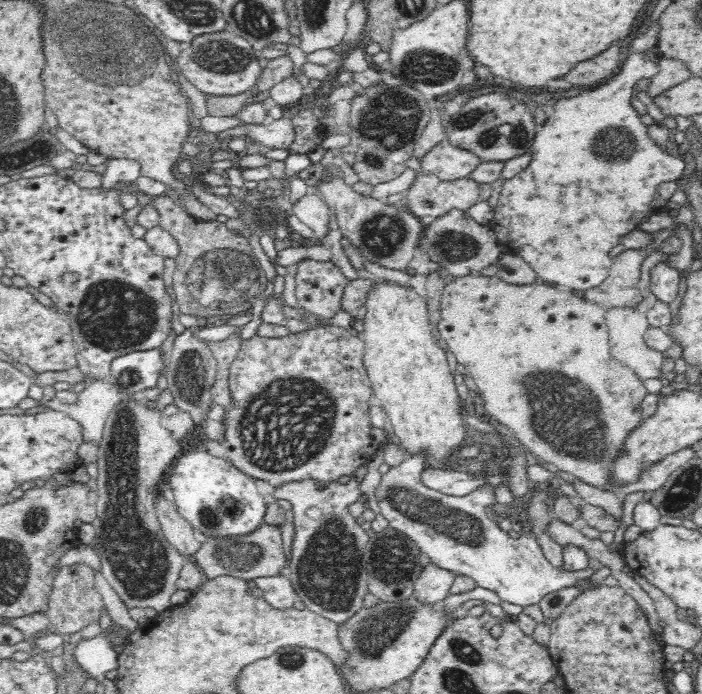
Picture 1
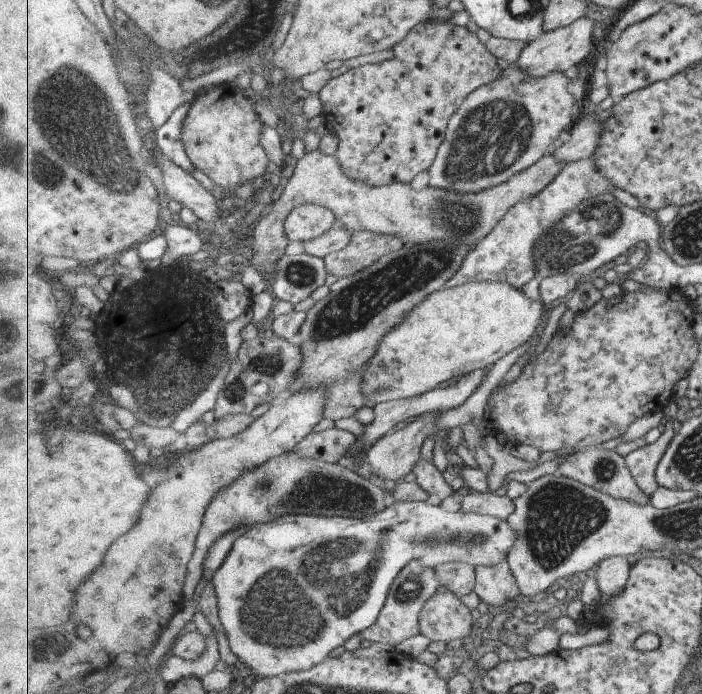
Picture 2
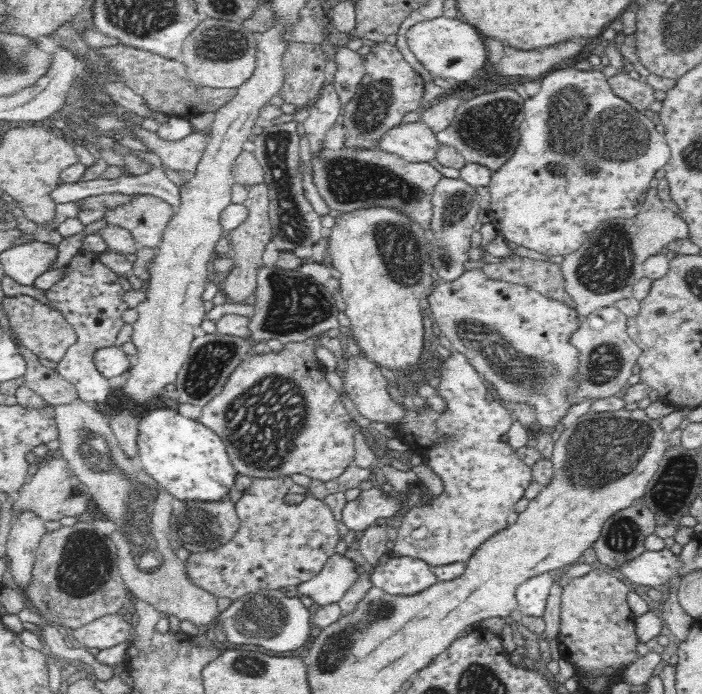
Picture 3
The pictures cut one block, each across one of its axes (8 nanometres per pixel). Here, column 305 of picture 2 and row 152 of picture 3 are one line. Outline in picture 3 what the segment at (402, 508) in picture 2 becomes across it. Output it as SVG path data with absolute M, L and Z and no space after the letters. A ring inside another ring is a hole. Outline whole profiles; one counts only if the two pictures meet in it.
M574 67L559 69L542 76L540 84L541 89L538 94L525 99L523 120L519 126L519 140L514 154L504 163L504 166L495 171L488 185L491 195L489 215L491 217L490 222L496 227L496 230L499 230L501 235L504 234L506 240L510 240L514 244L520 244L526 250L532 249L547 257L555 257L576 252L580 246L584 246L588 236L606 220L634 218L640 212L644 200L646 200L646 192L650 188L650 182L654 180L654 176L658 176L656 172L660 168L664 168L669 161L671 152L665 142L664 133L661 134L660 130L656 130L656 124L658 123L656 117L651 115L649 111L642 112L633 108L627 100L616 96L602 71L576 70Z

